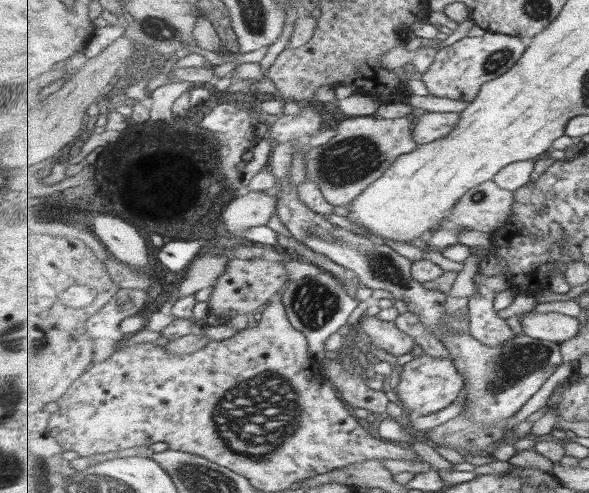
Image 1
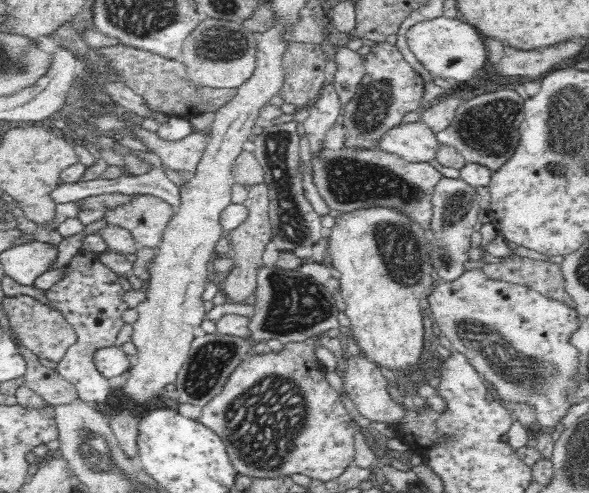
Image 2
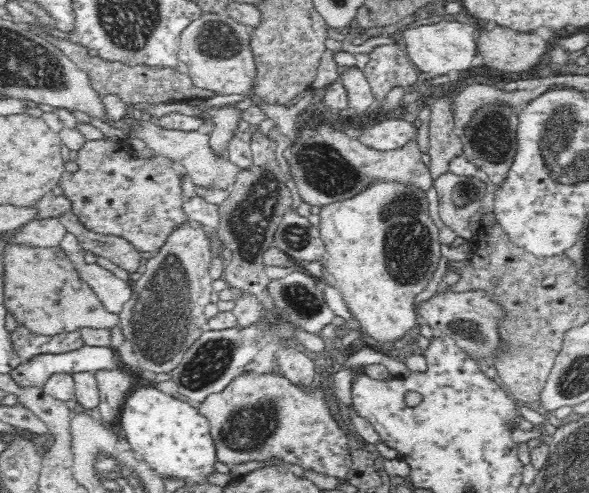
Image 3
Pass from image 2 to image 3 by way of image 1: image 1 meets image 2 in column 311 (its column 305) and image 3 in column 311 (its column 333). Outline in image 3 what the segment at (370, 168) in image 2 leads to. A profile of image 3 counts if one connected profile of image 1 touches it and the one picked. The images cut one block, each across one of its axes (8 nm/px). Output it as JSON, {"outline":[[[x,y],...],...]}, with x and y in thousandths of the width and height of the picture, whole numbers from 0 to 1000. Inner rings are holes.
{"outline":[[[555,252],[540,254],[535,264],[535,274],[503,286],[482,308],[504,389],[526,416],[548,420],[596,404],[642,367],[699,375],[716,387],[733,381],[728,335],[718,327],[706,284],[677,302],[649,306],[621,296],[610,282],[596,282],[584,264],[572,266]]]}

